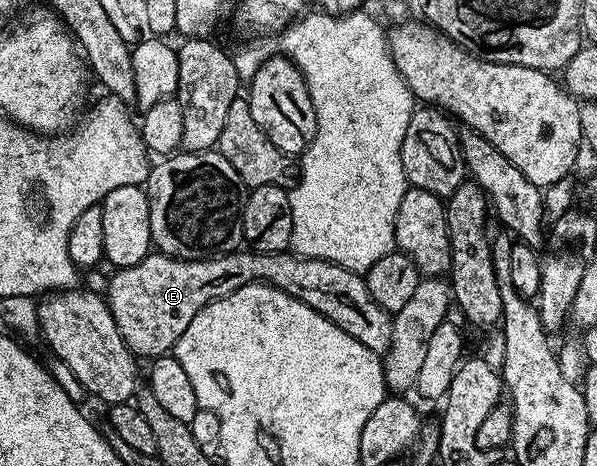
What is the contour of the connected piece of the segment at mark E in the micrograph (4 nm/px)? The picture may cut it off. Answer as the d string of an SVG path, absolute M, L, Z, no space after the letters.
M240 248L233 254L197 259L171 258L167 254L152 252L135 266L116 269L115 275L112 273L108 277L107 307L113 312L113 320L117 320L117 328L131 353L140 359L154 360L174 351L177 340L181 340L181 332L189 328L189 320L193 320L203 306L229 296L237 288L262 282L321 312L321 316L337 324L341 332L349 332L353 340L361 340L361 344L375 354L386 354L391 347L392 315L369 296L366 277L347 270L338 261L298 258L291 253L256 254L250 248Z

